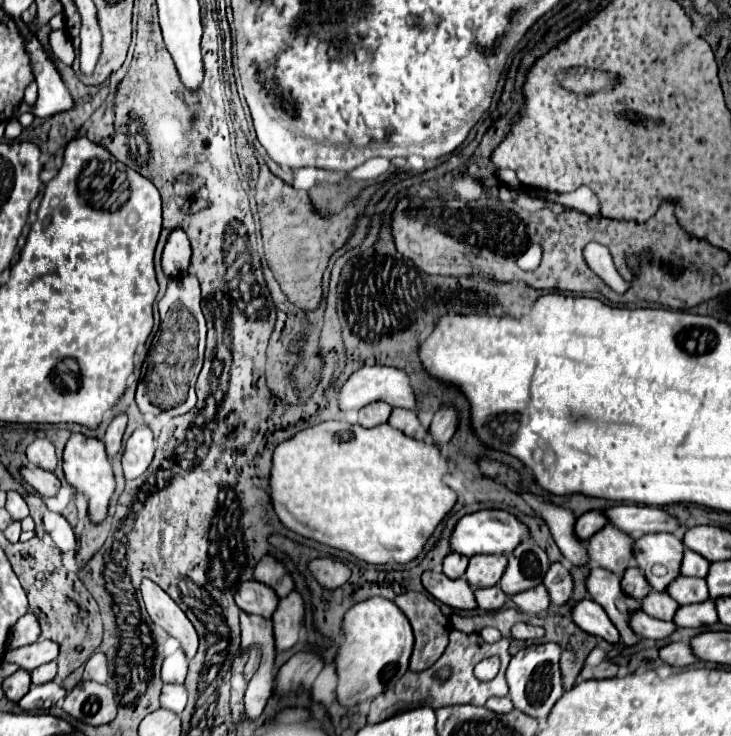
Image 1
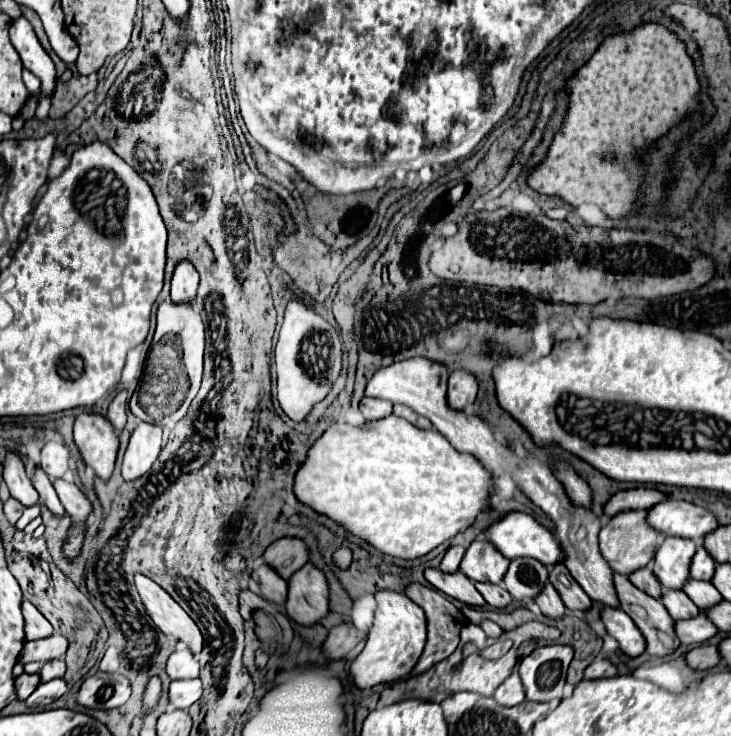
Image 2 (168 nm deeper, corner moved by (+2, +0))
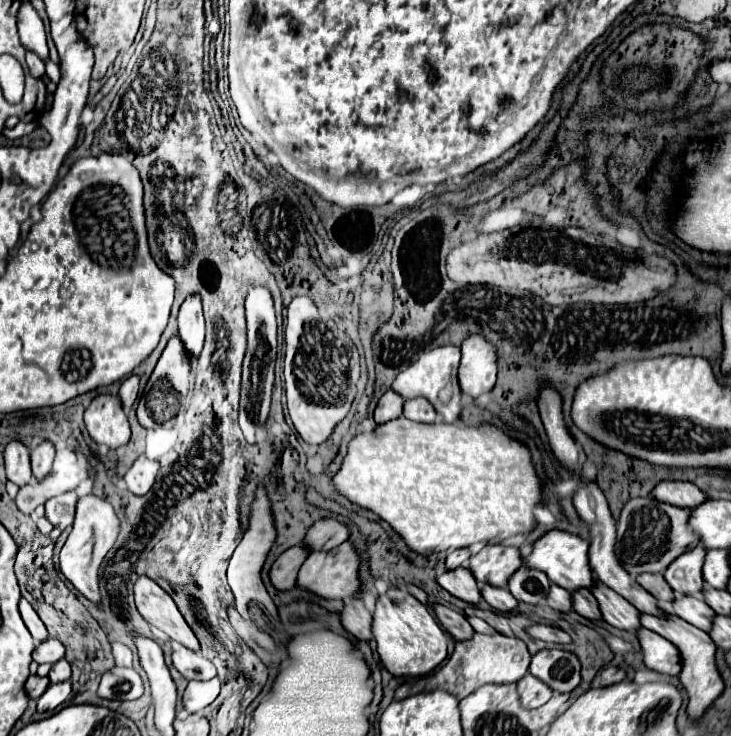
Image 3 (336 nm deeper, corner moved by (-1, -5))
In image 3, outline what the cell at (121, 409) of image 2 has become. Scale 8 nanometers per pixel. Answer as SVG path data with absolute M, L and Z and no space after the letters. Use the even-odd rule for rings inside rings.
M129 376L121 388L119 388L119 398L123 404L123 410L129 412L129 408L133 406L135 398L137 398L137 390L139 390L139 376Z

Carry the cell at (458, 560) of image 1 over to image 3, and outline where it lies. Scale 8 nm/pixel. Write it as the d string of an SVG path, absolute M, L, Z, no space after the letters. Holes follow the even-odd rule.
M459 548L459 550L449 552L449 554L447 554L447 562L445 562L447 570L455 570L455 568L465 566L465 564L467 564L467 560L469 560L469 556L471 556L469 548Z

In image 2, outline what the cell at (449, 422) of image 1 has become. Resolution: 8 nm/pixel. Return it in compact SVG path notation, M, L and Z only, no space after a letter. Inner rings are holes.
M462 369L450 373L448 381L448 403L454 409L466 409L478 393L478 379Z

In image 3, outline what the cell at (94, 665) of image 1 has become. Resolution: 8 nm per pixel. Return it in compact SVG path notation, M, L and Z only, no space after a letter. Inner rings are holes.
M113 644L113 654L115 654L115 664L117 666L131 666L131 650L121 646L121 644Z

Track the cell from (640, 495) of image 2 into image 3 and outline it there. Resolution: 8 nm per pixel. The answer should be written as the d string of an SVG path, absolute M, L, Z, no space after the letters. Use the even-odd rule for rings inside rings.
M661 482L653 488L651 496L657 502L667 502L679 508L693 508L705 500L705 494L691 482Z

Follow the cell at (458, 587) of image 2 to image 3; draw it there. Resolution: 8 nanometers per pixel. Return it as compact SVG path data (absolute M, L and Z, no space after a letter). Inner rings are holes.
M457 568L451 572L445 572L441 576L437 576L437 582L441 588L445 588L449 594L453 594L455 598L477 606L481 600L481 592L477 588L477 582L473 578L473 574L467 568Z

